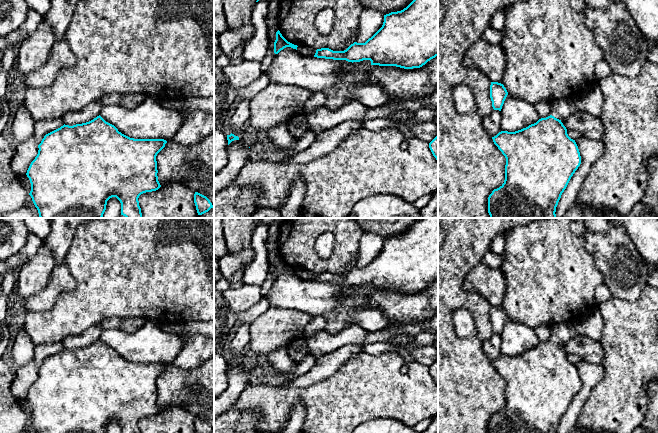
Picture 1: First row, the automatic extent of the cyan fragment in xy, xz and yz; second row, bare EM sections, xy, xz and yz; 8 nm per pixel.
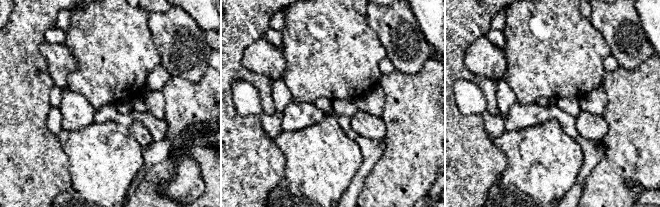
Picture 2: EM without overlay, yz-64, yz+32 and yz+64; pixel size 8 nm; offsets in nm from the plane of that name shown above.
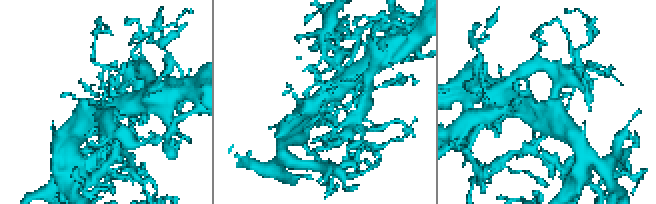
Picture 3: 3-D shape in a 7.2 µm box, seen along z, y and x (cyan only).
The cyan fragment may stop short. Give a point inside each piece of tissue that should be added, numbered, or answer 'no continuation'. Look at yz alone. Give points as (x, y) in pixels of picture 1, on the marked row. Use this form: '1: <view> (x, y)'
1: yz (561, 109)

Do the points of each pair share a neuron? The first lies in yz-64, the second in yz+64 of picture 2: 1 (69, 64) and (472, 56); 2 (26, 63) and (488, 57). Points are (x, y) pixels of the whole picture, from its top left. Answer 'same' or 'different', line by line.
1: same
2: different

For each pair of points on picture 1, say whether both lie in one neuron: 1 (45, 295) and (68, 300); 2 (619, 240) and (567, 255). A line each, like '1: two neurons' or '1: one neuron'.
1: two neurons
2: two neurons

